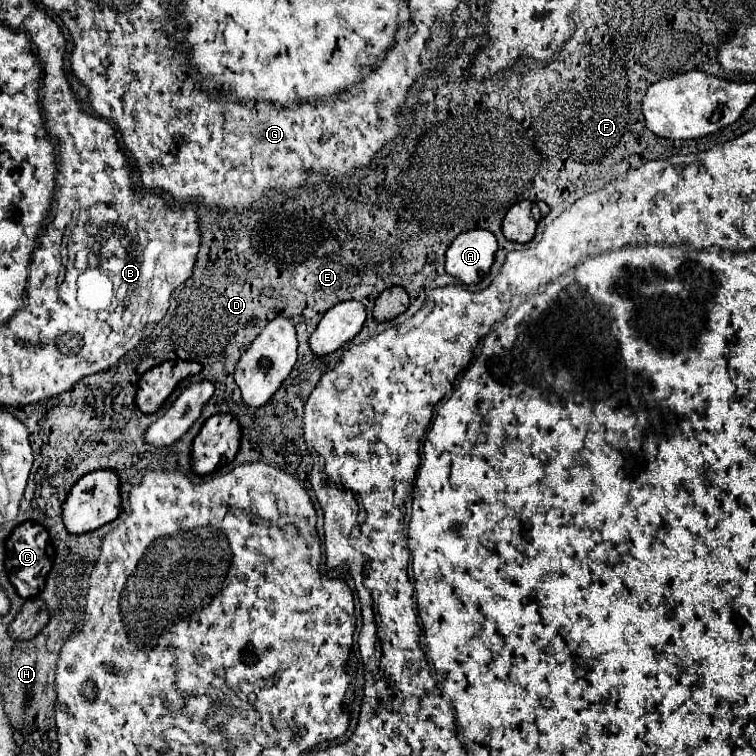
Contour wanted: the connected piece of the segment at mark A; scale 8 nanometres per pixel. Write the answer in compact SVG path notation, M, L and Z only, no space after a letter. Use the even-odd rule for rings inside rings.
M466 231L446 251L446 273L466 285L478 283L490 271L496 249L496 237L490 231Z

